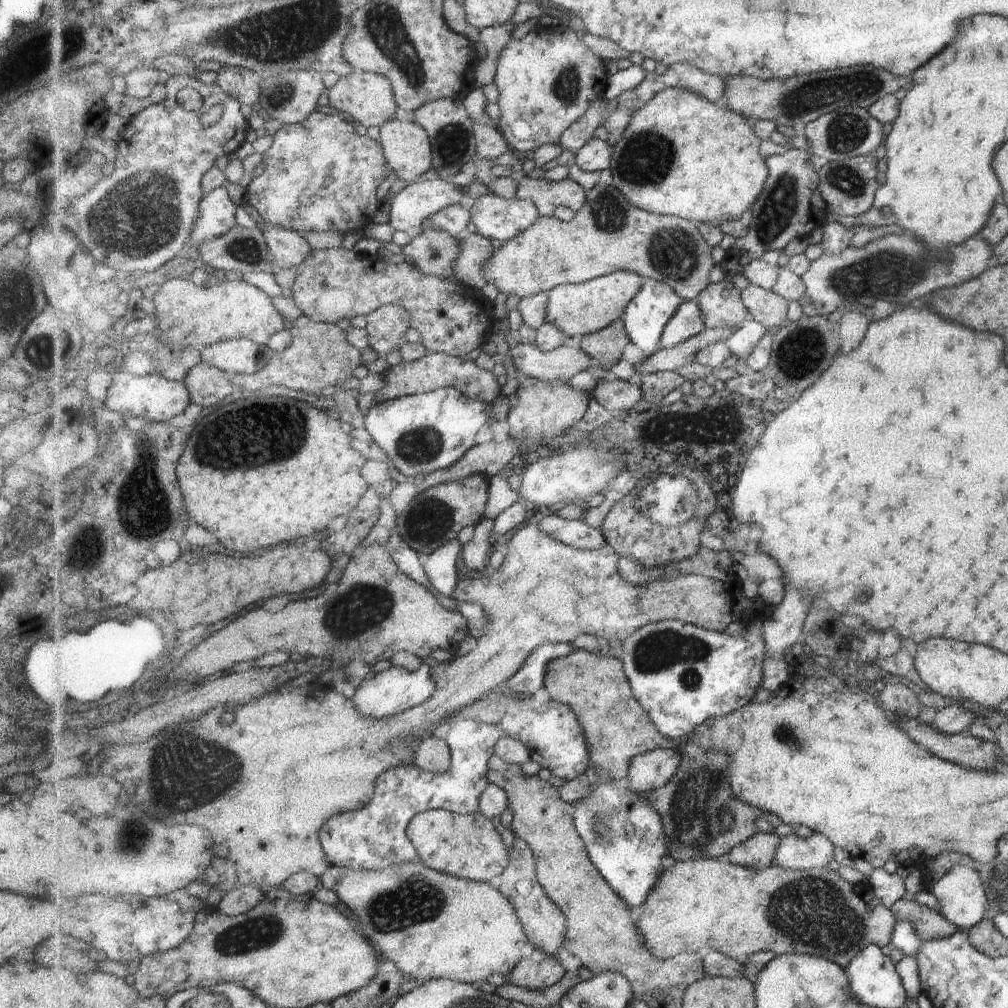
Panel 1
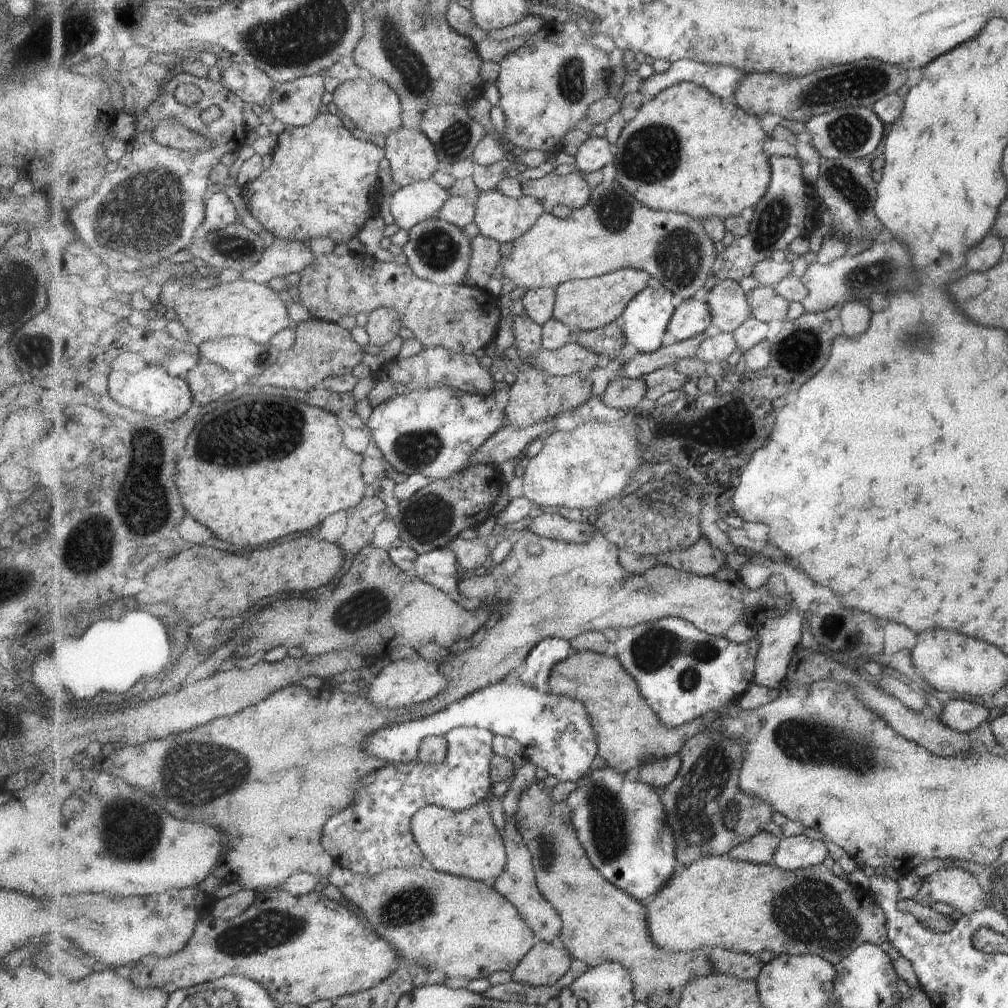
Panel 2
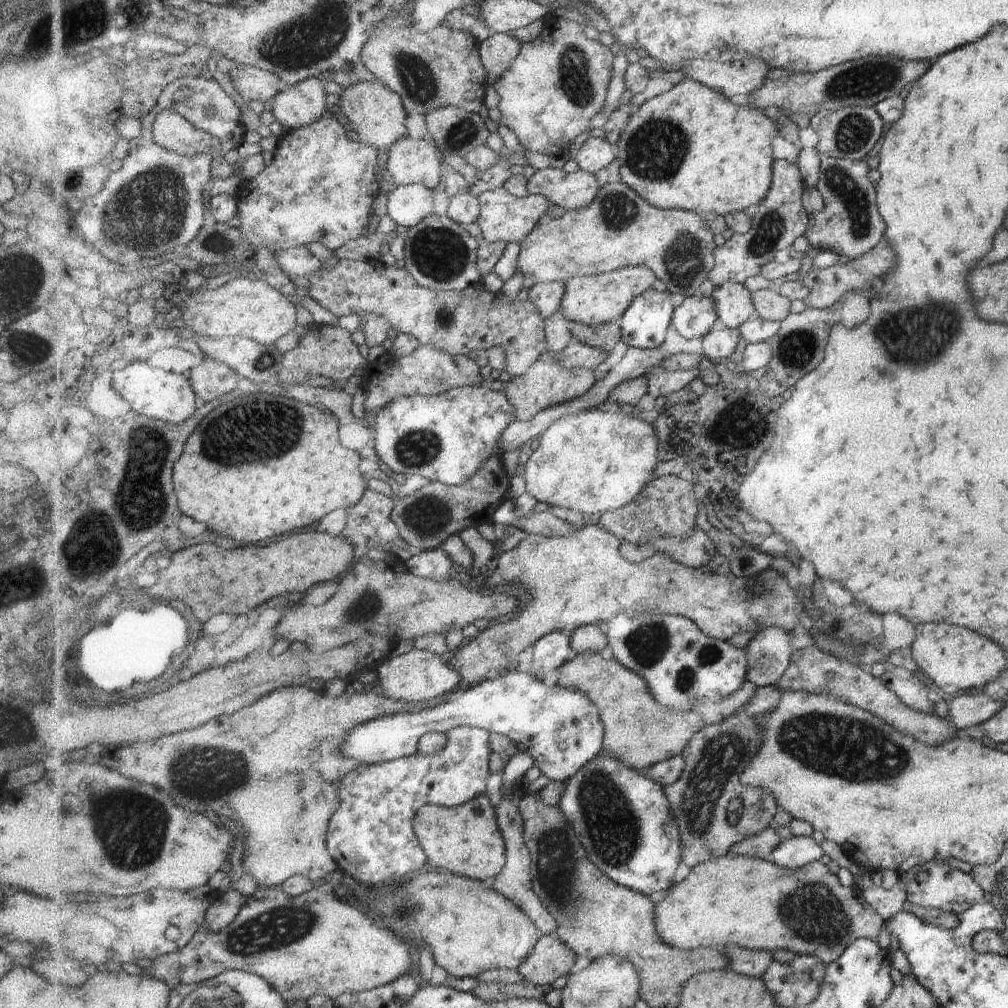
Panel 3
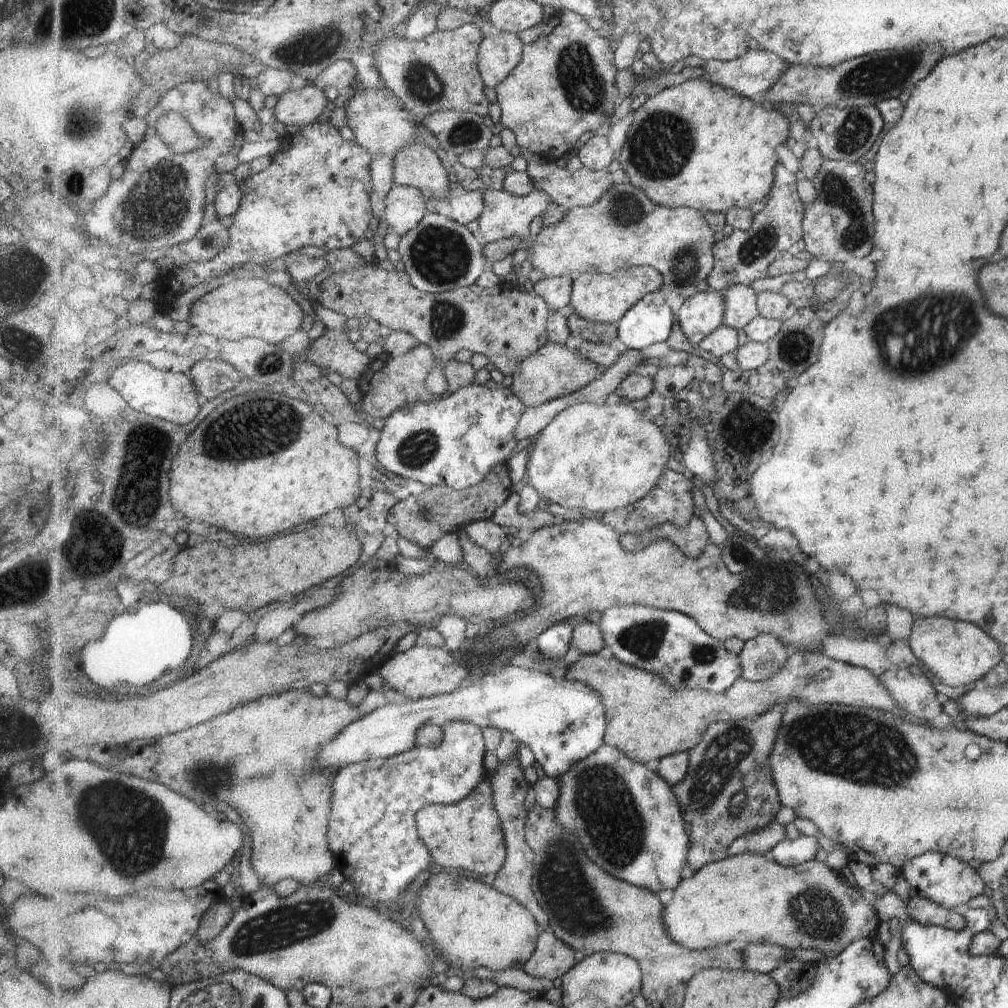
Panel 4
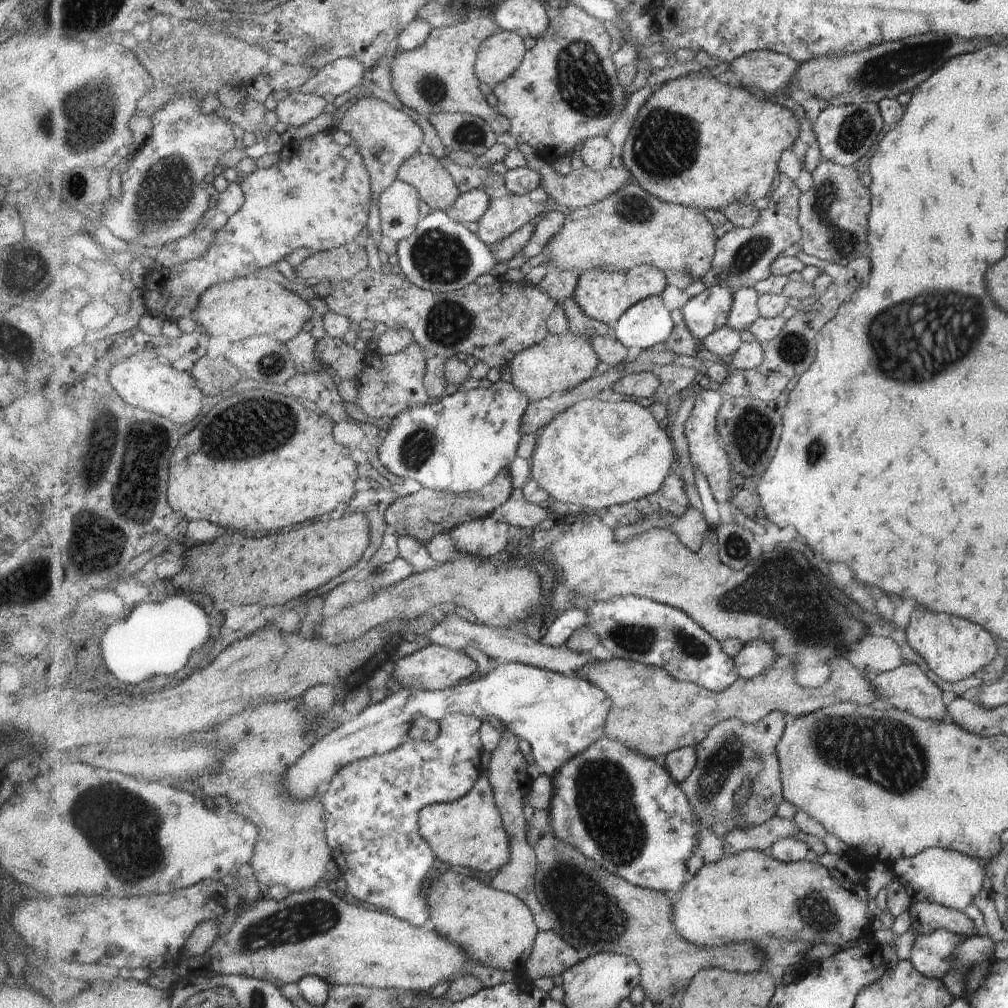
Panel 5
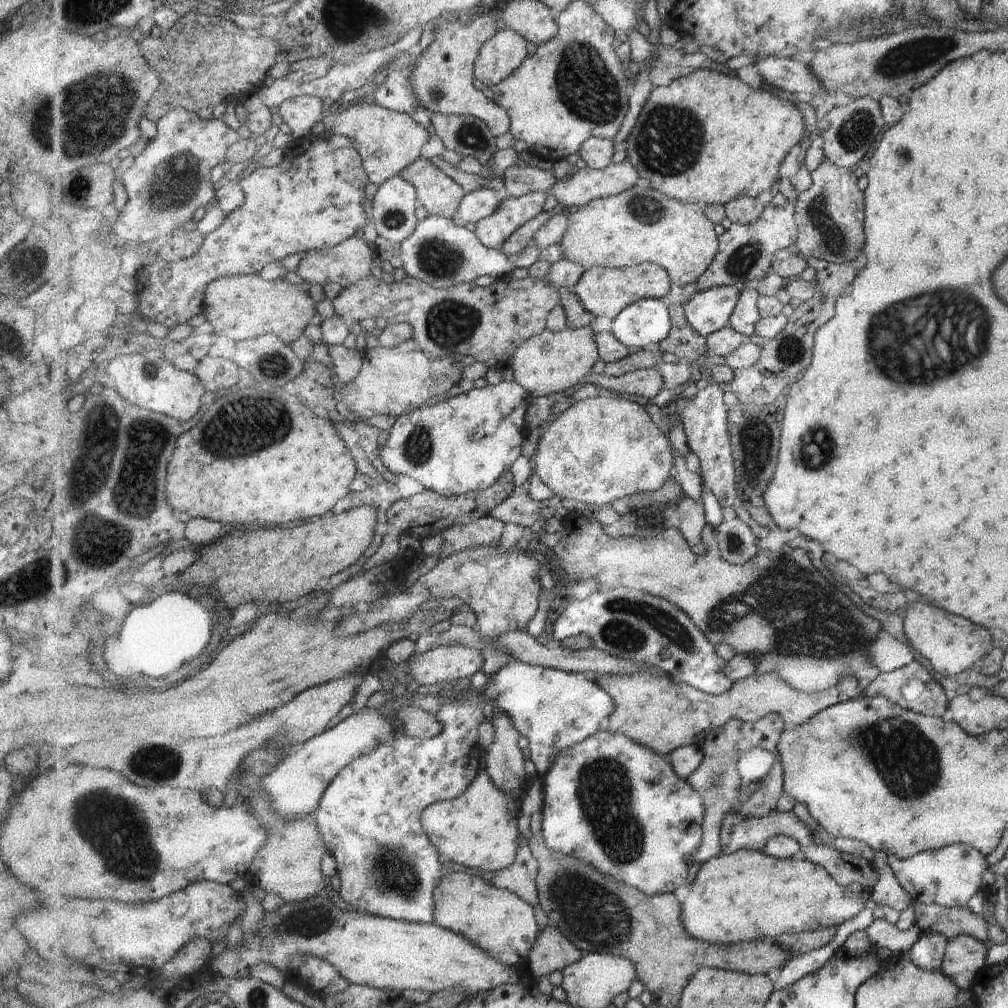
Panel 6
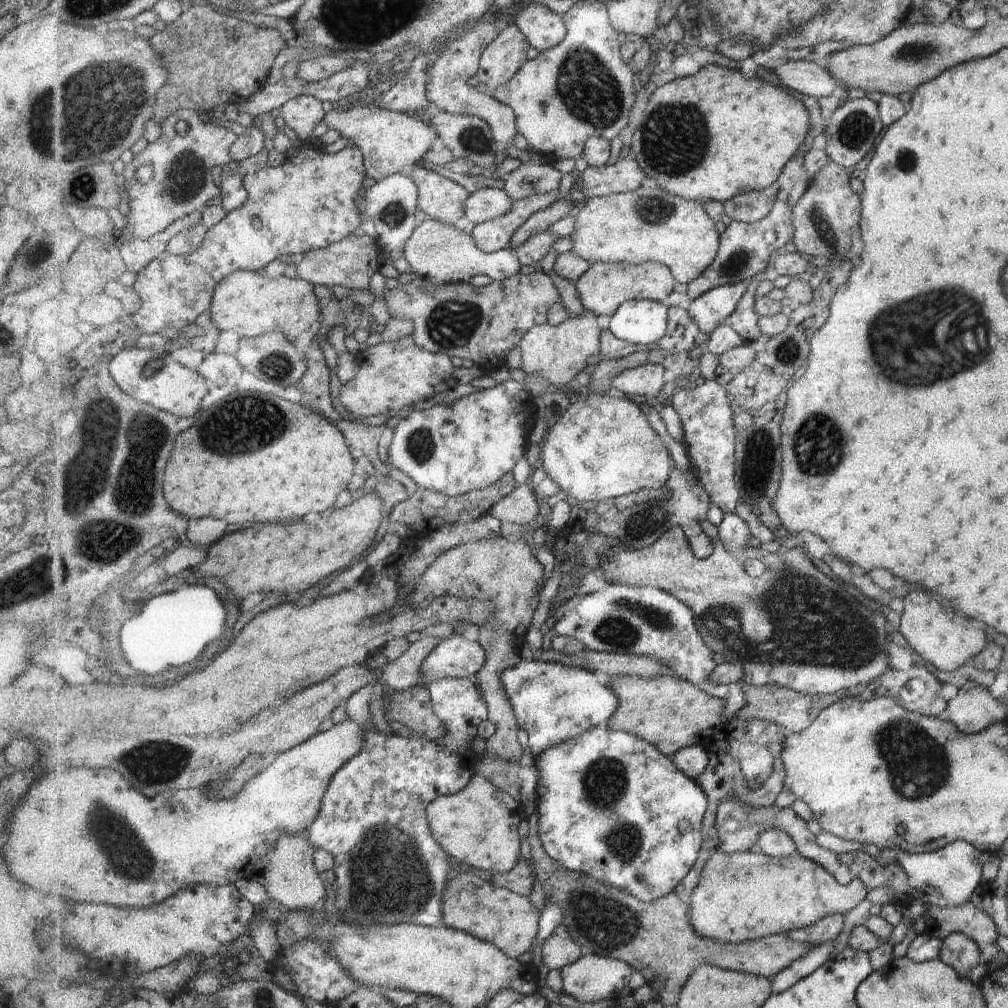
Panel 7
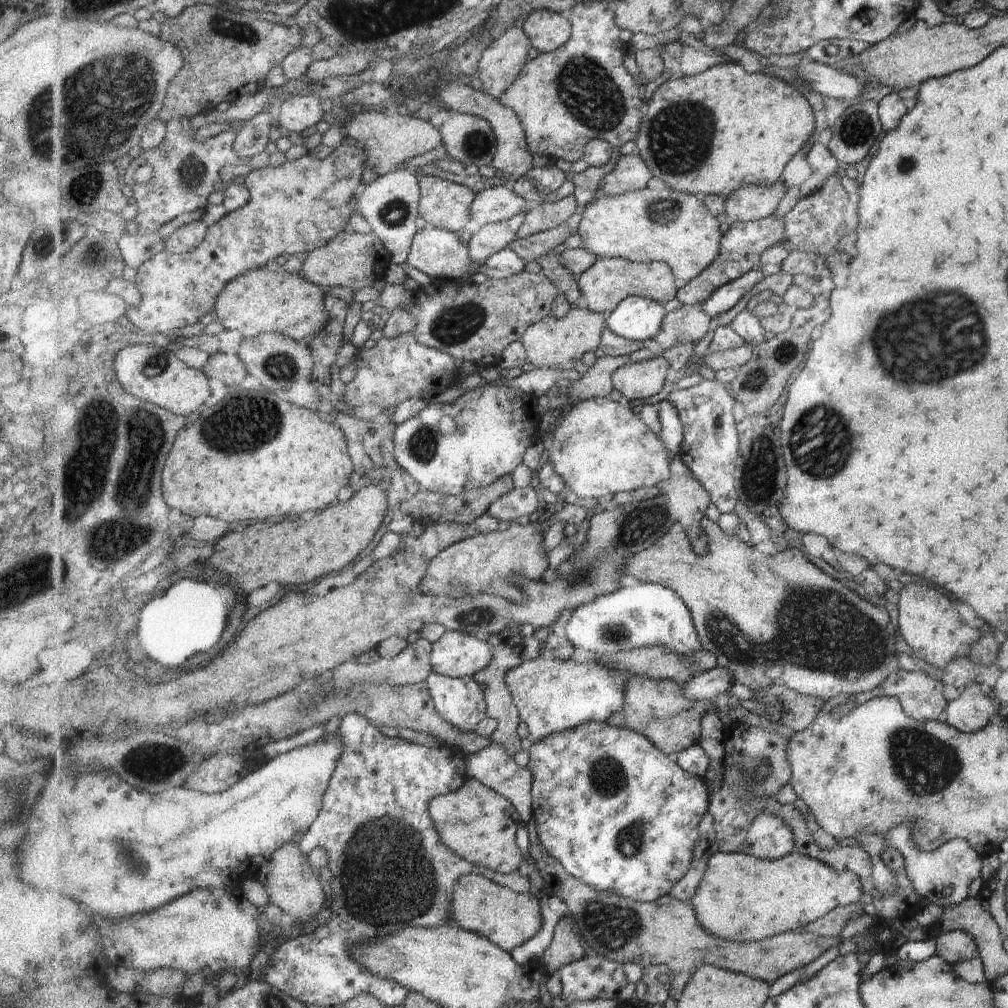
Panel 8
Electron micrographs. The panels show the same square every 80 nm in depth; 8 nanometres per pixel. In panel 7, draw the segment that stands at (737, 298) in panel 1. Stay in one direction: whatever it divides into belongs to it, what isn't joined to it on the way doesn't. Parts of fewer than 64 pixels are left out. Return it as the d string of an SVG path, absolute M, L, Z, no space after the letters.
M754 284L749 286L739 301L738 309L729 318L730 325L742 335L745 342L756 340L762 333L758 325L761 316L756 311L756 302Z

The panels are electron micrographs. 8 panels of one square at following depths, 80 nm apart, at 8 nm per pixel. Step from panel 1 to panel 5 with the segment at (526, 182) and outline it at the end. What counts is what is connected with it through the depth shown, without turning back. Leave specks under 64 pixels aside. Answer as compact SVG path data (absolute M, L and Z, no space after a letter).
M518 144L518 150L524 155L528 163L527 167L531 168L531 170L537 170L541 174L541 180L543 180L542 188L553 197L558 206L574 210L591 206L591 204L605 200L611 194L619 192L625 184L635 182L631 170L624 165L618 168L607 168L603 171L595 171L585 166L579 170L571 171L568 175L563 175L559 174L550 163L543 160L537 154L537 150L533 149L533 146L529 146L529 144Z

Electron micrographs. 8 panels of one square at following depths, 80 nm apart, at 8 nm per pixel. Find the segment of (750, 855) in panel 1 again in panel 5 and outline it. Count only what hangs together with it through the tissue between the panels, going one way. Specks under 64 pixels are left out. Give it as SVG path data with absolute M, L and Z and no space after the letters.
M775 816L772 820L759 824L758 826L733 828L731 834L725 836L726 856L745 852L745 850L757 850L763 853L769 851L769 848L782 840L783 838L796 838L796 834L803 832L794 818L779 818Z

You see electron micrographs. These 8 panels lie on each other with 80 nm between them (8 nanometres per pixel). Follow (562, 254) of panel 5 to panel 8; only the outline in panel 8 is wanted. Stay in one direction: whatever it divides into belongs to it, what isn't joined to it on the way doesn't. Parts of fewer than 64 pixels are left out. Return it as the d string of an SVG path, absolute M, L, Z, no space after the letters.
M645 187L622 195L599 197L585 206L581 215L581 248L591 251L599 259L627 259L634 263L666 262L674 270L676 278L687 283L698 277L721 253L723 232L719 228L719 220L697 196L671 188L660 191Z

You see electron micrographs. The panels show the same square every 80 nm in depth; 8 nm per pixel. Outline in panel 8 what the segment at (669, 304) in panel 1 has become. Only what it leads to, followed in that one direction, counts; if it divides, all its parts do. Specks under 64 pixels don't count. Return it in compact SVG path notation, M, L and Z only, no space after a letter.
M628 296L607 320L607 326L629 340L653 342L661 332L668 310L653 299Z

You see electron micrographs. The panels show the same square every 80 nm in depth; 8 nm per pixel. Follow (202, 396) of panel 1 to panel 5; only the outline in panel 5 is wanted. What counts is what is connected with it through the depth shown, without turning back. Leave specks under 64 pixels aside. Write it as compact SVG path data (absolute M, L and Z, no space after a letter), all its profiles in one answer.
M207 356L200 357L190 370L190 373L197 379L198 385L204 394L217 394L217 392L223 392L223 390L229 390L229 388L232 390L244 375L240 368L237 368L225 356L218 356L214 359Z

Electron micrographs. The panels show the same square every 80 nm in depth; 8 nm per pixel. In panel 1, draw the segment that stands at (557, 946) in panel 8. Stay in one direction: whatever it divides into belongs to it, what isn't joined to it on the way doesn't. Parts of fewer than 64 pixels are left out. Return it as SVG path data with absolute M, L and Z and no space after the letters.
M531 949L512 970L510 981L518 987L540 991L555 986L566 976L557 955L553 957L541 949Z

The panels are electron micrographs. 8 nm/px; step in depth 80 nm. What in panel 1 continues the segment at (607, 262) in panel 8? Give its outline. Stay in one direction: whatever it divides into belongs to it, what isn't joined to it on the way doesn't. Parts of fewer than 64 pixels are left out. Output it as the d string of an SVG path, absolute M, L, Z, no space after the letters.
M615 271L586 283L556 286L548 291L546 322L562 329L567 337L582 337L603 330L621 320L627 305L637 296L645 280L645 276L631 271Z

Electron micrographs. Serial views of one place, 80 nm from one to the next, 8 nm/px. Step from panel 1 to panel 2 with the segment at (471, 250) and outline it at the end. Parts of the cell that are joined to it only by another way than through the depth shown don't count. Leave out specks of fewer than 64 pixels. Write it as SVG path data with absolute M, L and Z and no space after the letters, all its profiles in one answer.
M481 234L471 239L472 253L465 283L484 288L500 264L502 243Z

